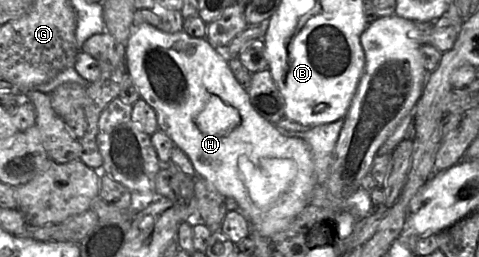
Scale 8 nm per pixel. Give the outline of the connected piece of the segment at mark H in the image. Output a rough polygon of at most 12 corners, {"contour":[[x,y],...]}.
{"contour":[[133,28],[126,72],[196,176],[270,237],[310,203],[307,143],[205,37]]}

